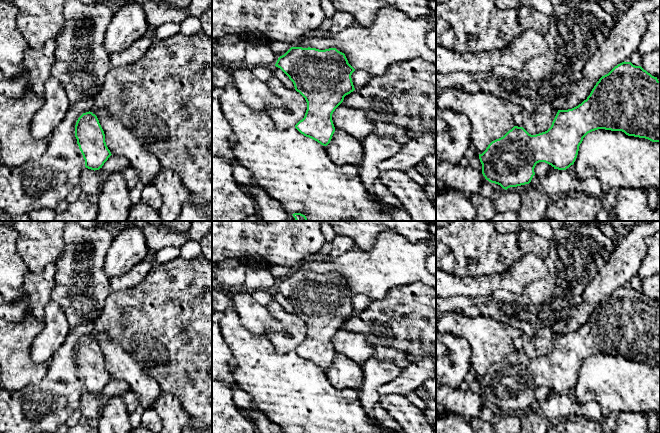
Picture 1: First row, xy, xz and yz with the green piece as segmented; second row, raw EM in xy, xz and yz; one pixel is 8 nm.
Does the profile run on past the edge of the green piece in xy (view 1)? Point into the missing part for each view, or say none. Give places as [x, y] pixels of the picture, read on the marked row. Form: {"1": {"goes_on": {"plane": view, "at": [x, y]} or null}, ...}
{"1": {"goes_on": null}}

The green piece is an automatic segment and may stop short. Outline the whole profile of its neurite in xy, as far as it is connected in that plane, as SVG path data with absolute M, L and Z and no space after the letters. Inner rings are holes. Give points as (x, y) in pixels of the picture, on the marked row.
M92 112L83 113L75 125L77 144L85 160L85 167L99 170L112 155L105 142L99 120Z

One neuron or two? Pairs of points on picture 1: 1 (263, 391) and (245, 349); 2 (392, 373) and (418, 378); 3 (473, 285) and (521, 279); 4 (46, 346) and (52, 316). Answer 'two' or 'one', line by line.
1: one
2: two
3: one
4: one

